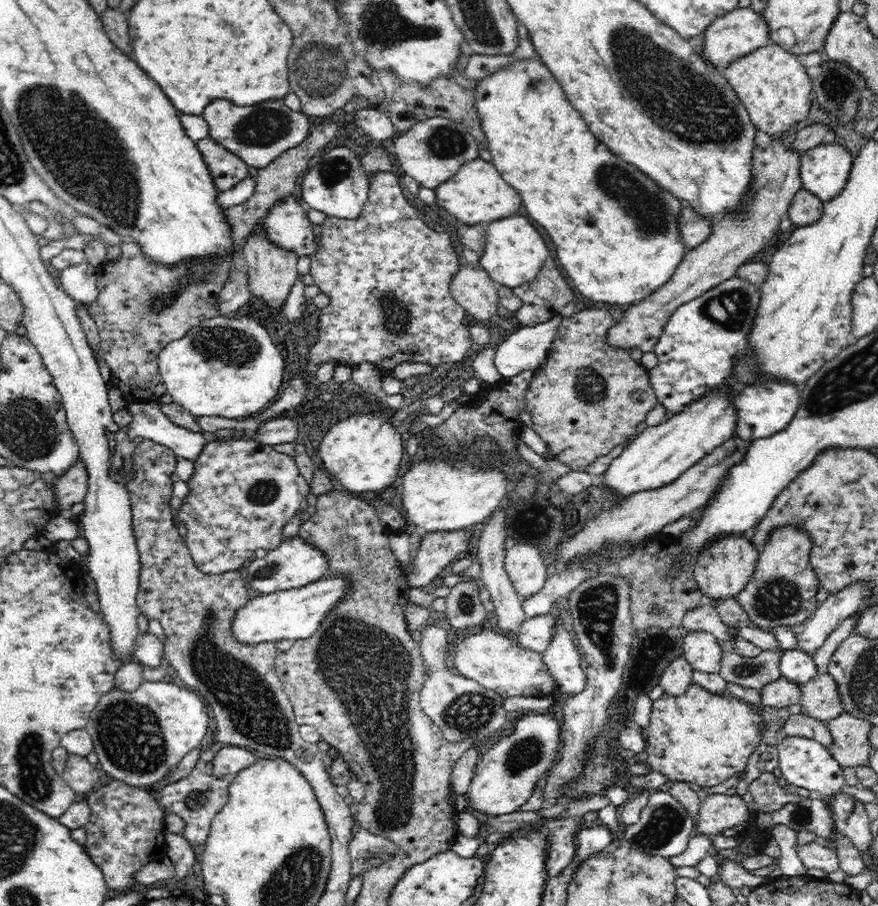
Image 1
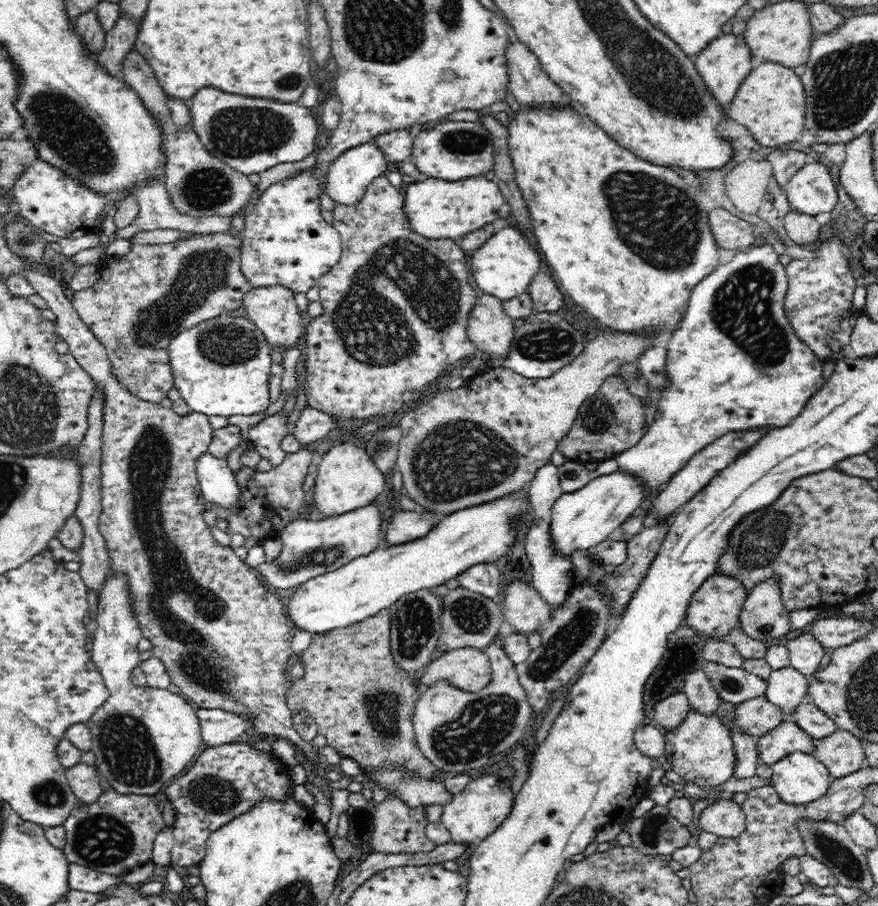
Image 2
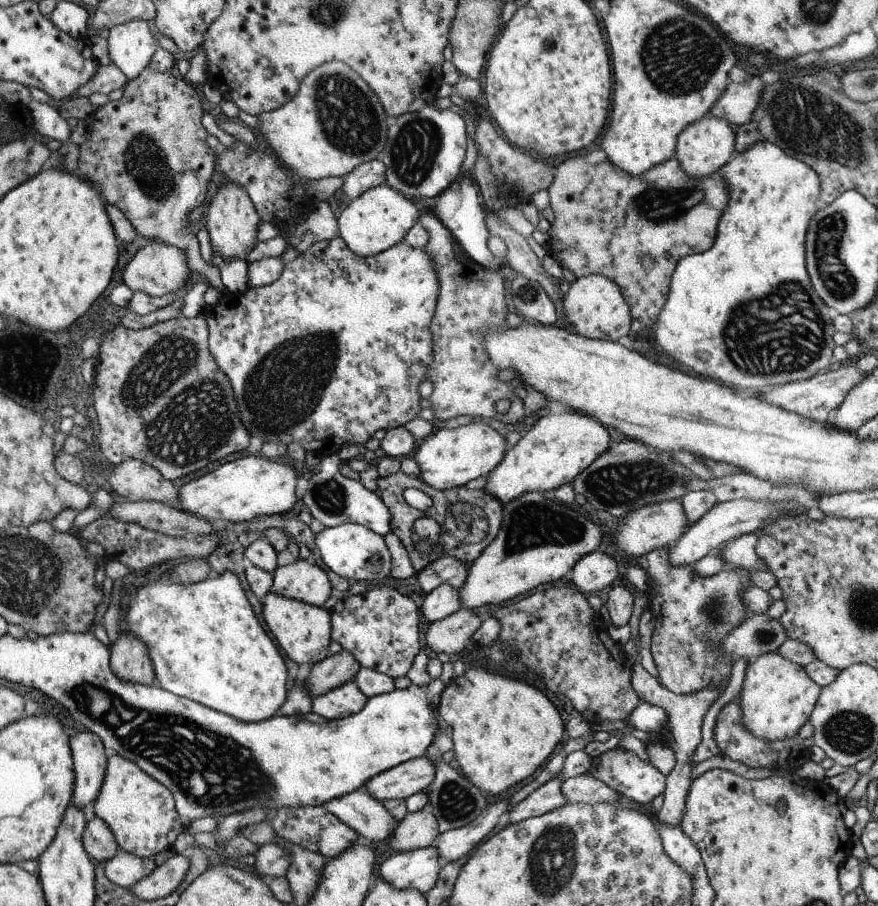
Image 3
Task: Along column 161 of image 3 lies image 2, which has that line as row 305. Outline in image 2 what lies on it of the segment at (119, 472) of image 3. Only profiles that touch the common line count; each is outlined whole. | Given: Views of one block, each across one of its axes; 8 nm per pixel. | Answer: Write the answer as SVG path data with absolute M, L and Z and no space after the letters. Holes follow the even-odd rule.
M482 294L477 296L475 305L470 309L467 318L467 333L470 340L481 352L484 352L485 358L506 356L506 350L509 350L511 340L514 336L514 321L503 309L503 300L494 295Z

